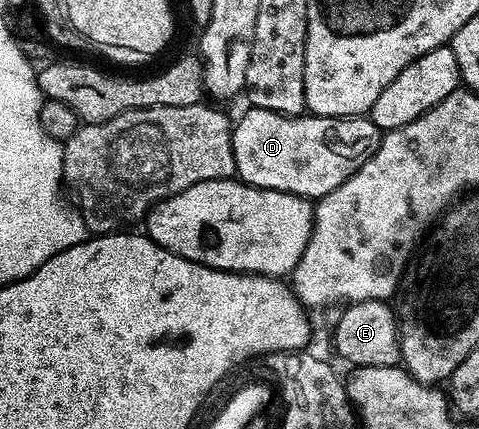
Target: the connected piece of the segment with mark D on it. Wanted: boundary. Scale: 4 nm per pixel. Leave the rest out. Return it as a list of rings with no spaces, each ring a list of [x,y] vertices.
[[[248,107],[245,110],[240,118],[235,118],[232,127],[236,177],[259,189],[319,199],[346,183],[380,146],[381,129],[364,115],[287,117],[265,109]]]

